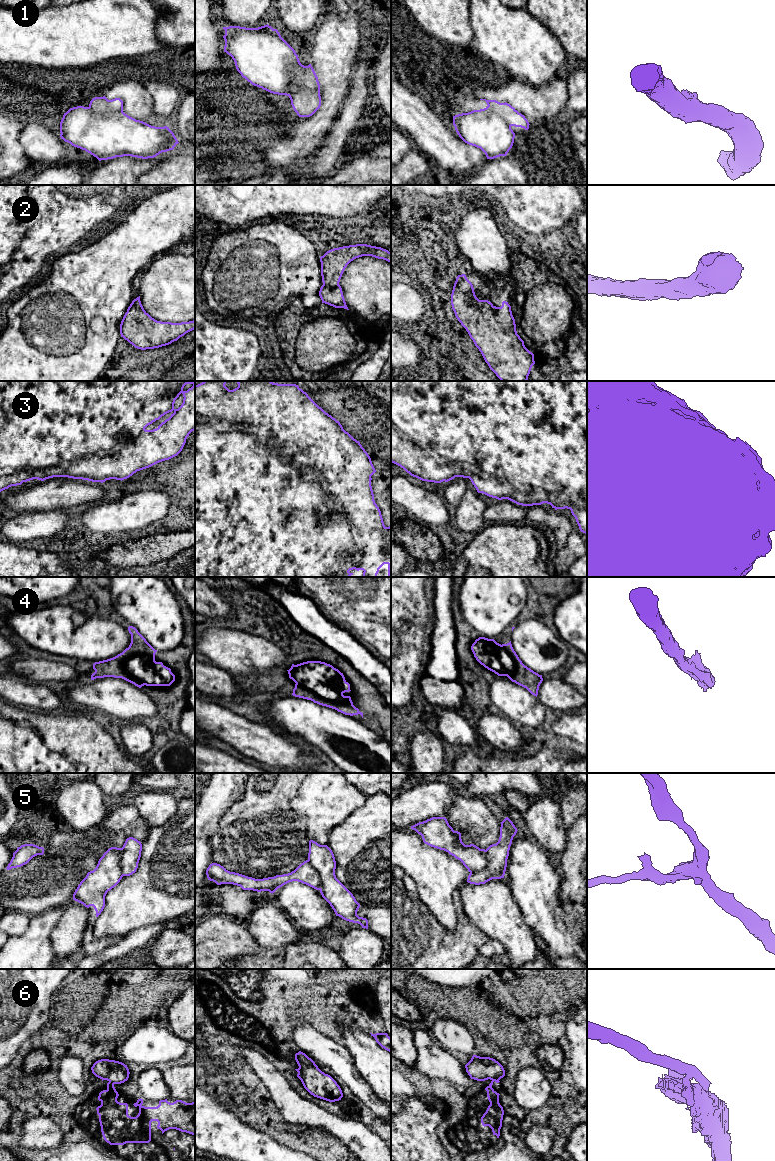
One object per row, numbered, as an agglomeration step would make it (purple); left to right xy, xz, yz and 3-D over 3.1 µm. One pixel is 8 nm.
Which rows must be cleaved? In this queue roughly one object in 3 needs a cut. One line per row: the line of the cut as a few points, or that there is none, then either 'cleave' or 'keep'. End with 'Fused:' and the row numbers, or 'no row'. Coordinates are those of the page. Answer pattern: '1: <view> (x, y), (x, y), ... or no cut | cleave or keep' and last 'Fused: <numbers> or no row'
1: xz (294, 75), (304, 74), (305, 90), (313, 90), (319, 95) | cleave
2: no cut | keep
3: no cut | keep
4: no cut | keep
5: yz (486, 850), (487, 864), (480, 870), (470, 872) | cleave
6: yz (492, 1079), (498, 1080) | cleave
Fused: 1, 5, 6

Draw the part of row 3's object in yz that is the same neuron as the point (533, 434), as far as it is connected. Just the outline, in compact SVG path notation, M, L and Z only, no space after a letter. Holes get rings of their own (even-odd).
M391 381L391 462L422 481L441 483L455 477L469 478L478 493L498 500L508 499L522 506L547 503L555 510L570 509L580 531L587 535L587 381Z

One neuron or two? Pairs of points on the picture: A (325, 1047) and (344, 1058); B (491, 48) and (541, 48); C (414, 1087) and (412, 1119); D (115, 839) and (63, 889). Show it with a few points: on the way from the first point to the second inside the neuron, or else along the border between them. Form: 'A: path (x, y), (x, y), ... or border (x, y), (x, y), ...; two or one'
A: path (330, 1052), (339, 1058); one
B: path (503, 48), (529, 48); one
C: border (416, 1096), (411, 1098); two
D: path (100, 843), (69, 874); one

